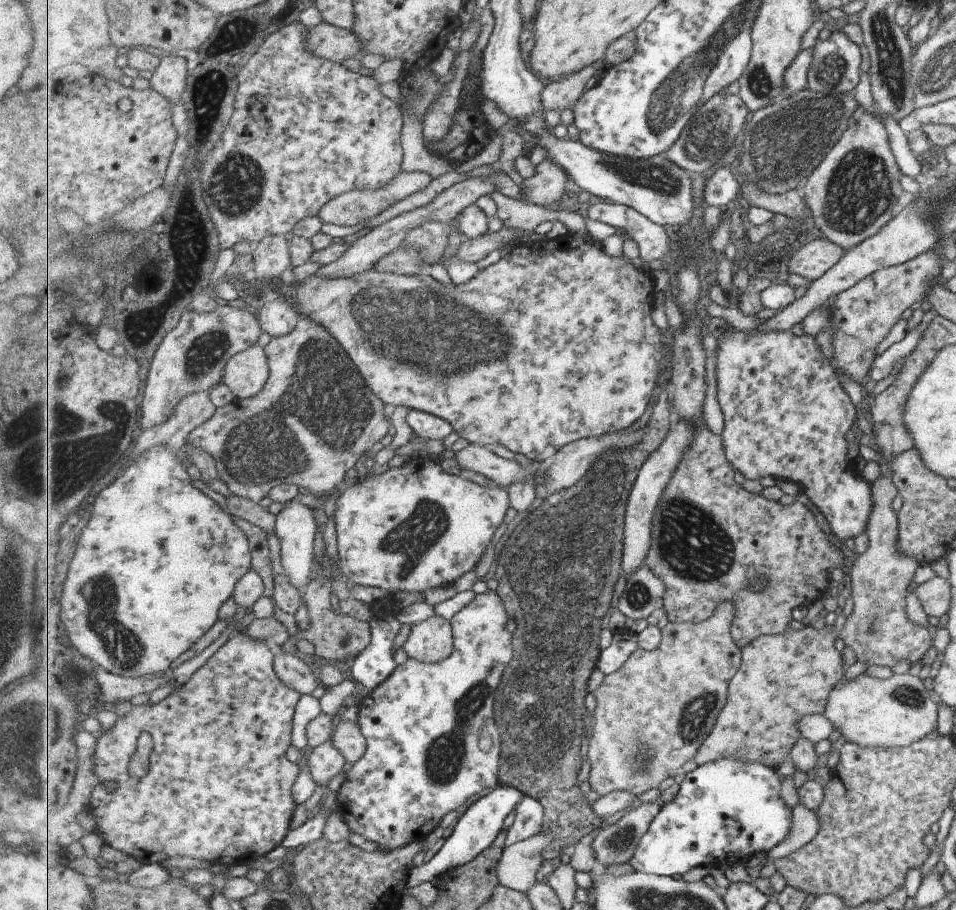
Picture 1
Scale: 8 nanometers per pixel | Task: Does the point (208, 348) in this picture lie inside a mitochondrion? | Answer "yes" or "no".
yes

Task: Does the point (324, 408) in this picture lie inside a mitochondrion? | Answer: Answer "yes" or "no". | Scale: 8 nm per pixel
yes

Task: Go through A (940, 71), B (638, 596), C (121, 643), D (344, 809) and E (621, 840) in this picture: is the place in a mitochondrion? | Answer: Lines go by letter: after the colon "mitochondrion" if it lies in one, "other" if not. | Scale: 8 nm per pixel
A: mitochondrion
B: mitochondrion
C: mitochondrion
D: other
E: mitochondrion

